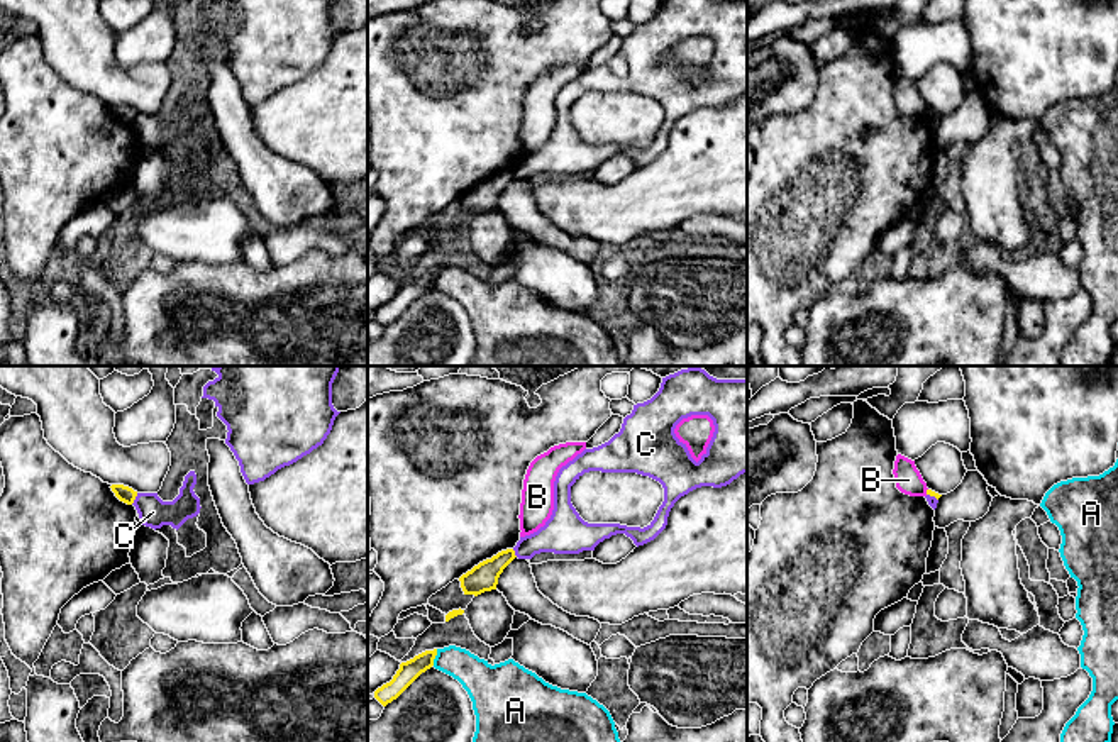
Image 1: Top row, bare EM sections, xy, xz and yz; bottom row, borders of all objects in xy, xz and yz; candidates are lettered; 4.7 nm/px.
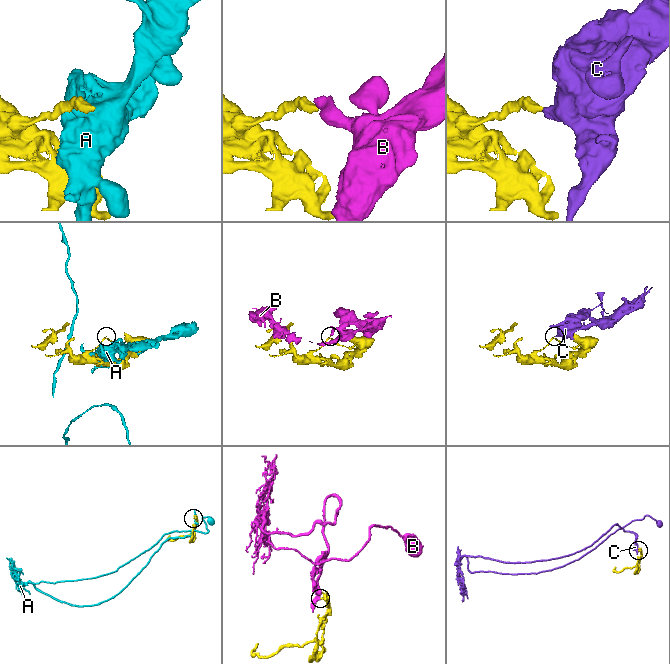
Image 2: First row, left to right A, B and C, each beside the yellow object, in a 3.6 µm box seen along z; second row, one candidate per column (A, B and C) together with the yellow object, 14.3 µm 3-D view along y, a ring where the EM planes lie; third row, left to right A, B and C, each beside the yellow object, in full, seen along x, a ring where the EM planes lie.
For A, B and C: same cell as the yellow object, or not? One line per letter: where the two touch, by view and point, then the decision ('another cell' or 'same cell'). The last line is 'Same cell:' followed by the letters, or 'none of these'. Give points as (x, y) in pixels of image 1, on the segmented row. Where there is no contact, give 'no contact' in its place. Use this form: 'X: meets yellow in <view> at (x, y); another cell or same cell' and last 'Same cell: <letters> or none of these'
A: meets yellow in xz at (434, 658); another cell
B: meets yellow in yz at (927, 492); another cell
C: meets yellow in xy at (134, 498); another cell
Same cell: none of these

